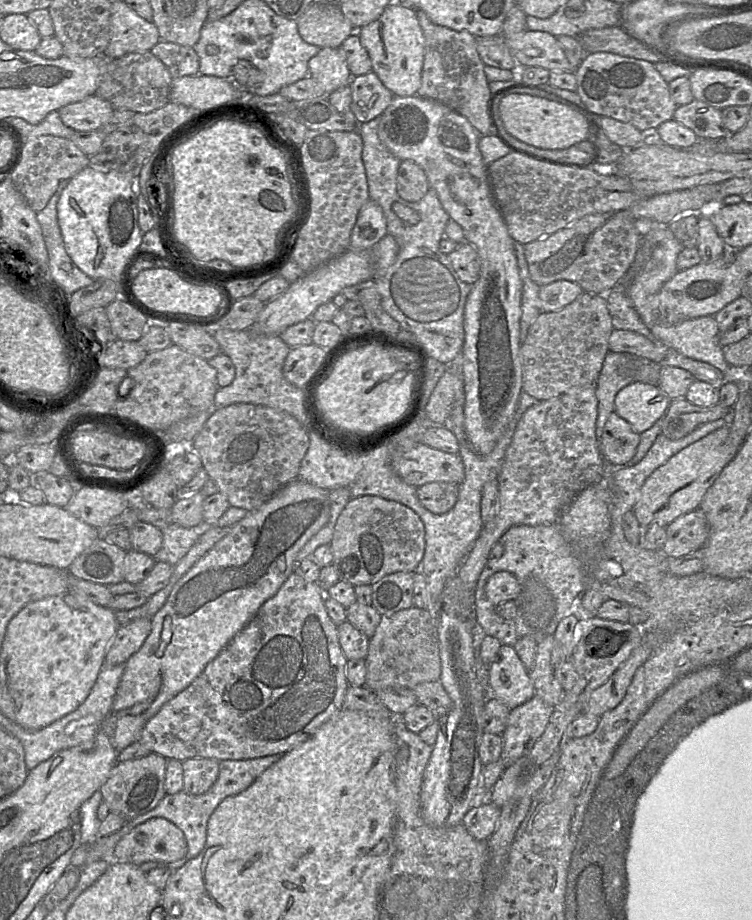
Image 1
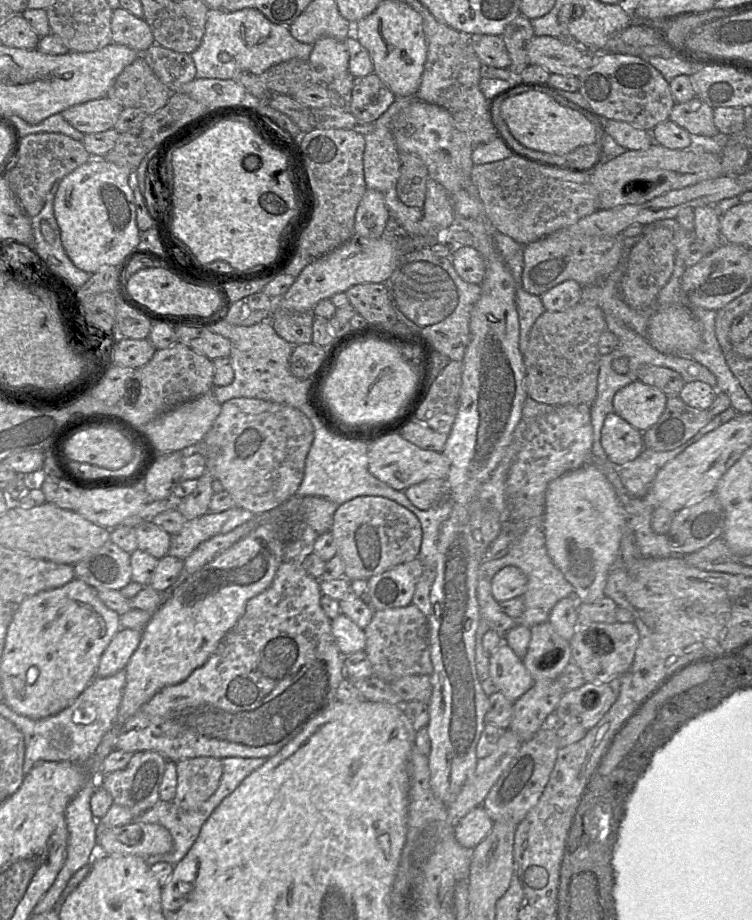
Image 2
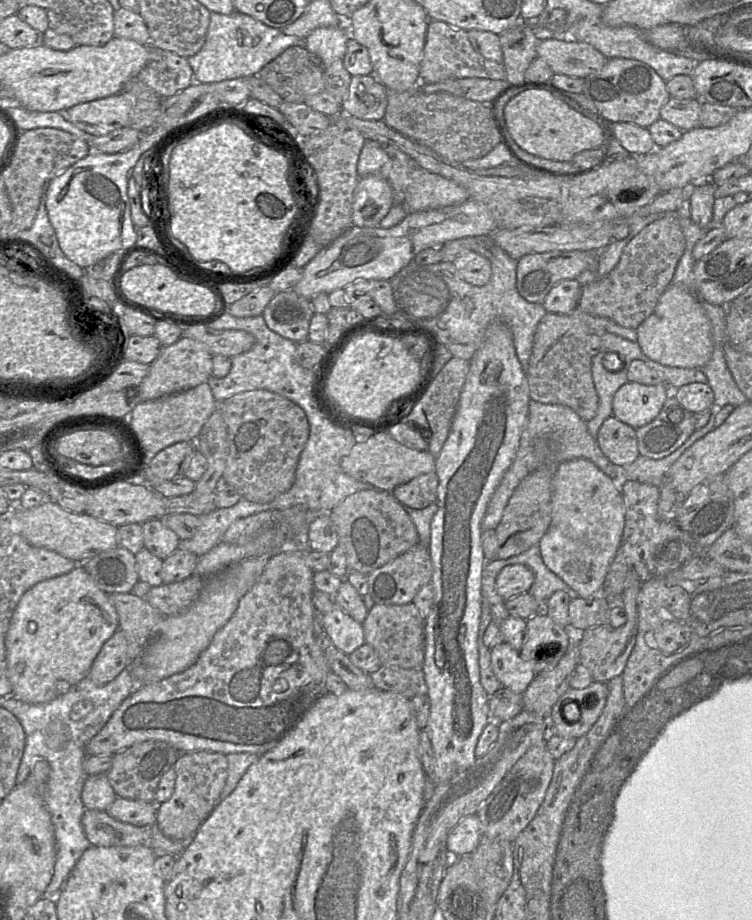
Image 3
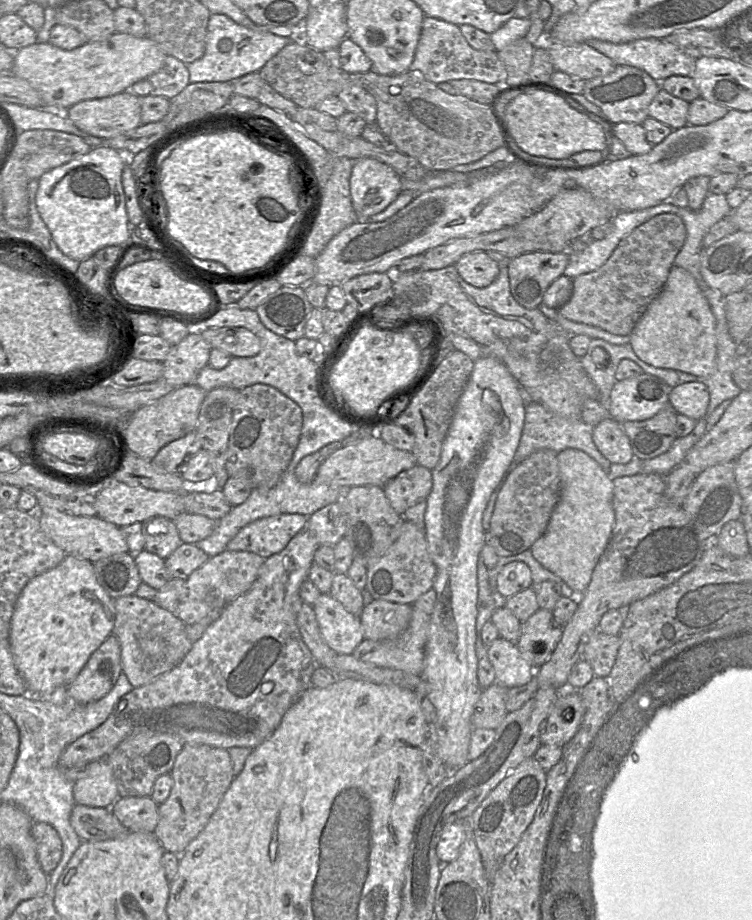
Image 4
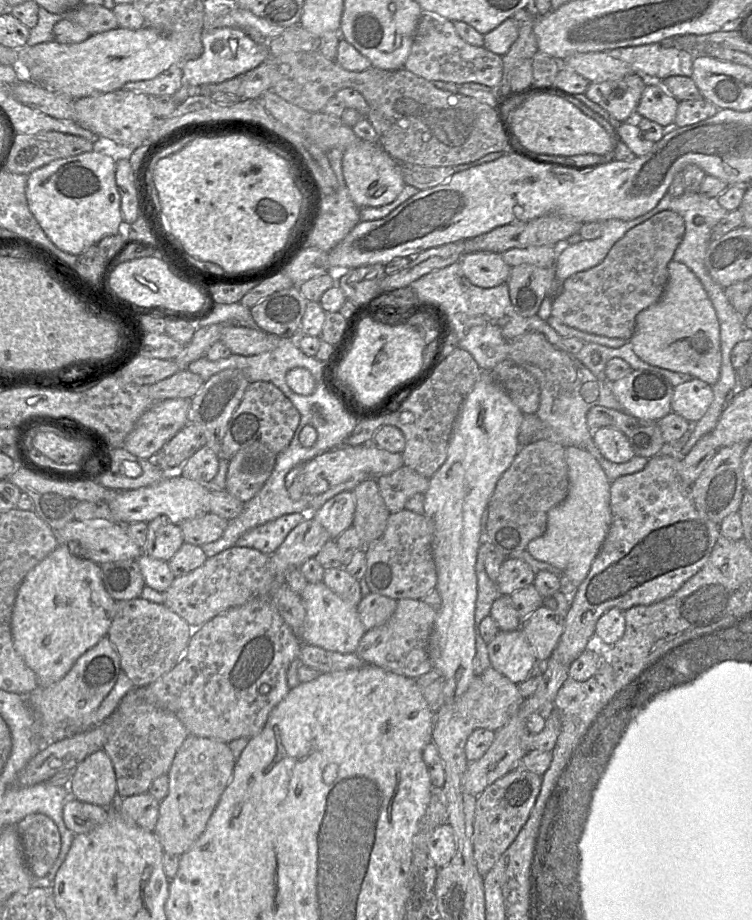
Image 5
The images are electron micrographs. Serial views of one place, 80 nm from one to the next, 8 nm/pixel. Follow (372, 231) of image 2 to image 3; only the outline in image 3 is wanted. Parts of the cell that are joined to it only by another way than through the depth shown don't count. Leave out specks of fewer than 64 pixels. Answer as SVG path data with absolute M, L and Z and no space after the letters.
M377 175L360 178L354 191L352 225L379 227L393 205L393 190L386 179Z

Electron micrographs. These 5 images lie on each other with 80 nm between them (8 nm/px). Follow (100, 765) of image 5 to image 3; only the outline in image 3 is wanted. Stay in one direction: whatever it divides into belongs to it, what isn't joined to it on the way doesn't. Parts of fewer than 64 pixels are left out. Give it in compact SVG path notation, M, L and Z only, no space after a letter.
M106 773L87 776L81 792L81 800L86 809L105 811L116 798Z

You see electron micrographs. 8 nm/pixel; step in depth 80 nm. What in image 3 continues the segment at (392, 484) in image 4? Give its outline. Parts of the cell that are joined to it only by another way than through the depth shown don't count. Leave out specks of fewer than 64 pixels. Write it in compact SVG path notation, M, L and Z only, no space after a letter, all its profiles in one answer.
M436 471L419 475L391 492L404 507L423 509L437 502L439 478Z

